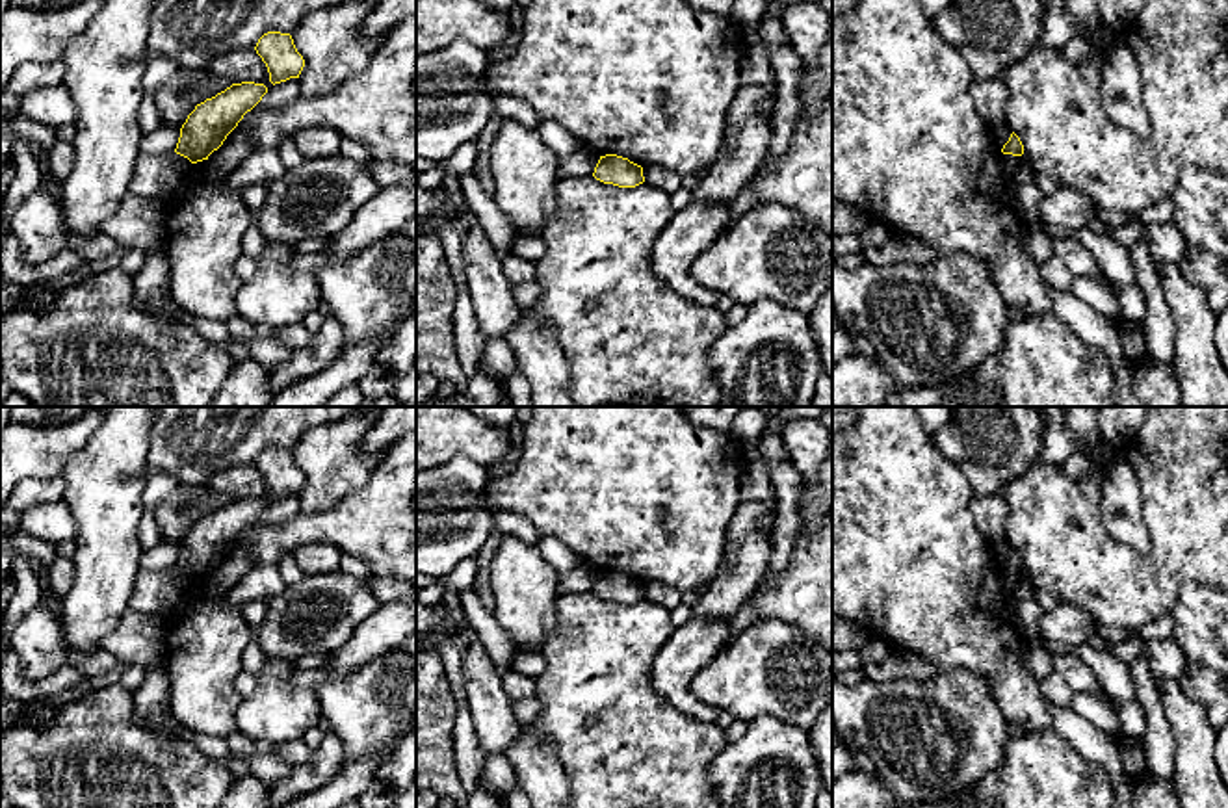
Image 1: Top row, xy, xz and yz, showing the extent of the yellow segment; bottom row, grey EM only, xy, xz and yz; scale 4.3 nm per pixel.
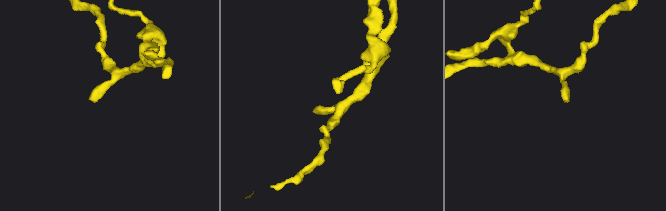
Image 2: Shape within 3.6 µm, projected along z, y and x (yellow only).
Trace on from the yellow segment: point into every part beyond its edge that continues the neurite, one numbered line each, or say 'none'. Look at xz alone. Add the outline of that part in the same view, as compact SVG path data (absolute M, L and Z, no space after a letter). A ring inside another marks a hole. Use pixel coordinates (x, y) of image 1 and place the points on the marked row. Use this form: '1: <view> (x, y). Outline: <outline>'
none

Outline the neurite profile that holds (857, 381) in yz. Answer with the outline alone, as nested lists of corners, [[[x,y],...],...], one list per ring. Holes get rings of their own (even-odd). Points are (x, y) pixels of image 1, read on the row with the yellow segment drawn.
[[[858,351],[832,366],[832,407],[884,407],[897,388],[882,362]]]

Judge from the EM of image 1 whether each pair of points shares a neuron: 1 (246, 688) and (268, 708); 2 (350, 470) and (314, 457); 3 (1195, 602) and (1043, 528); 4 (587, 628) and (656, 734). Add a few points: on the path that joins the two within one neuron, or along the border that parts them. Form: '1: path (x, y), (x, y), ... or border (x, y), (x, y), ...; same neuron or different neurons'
1: border (255, 675), (255, 690), (242, 699); different neurons
2: path (340, 467), (324, 457); same neuron
3: border (1208, 587), (1188, 580), (1171, 613); different neurons
4: path (599, 654), (599, 677), (630, 708); same neuron

